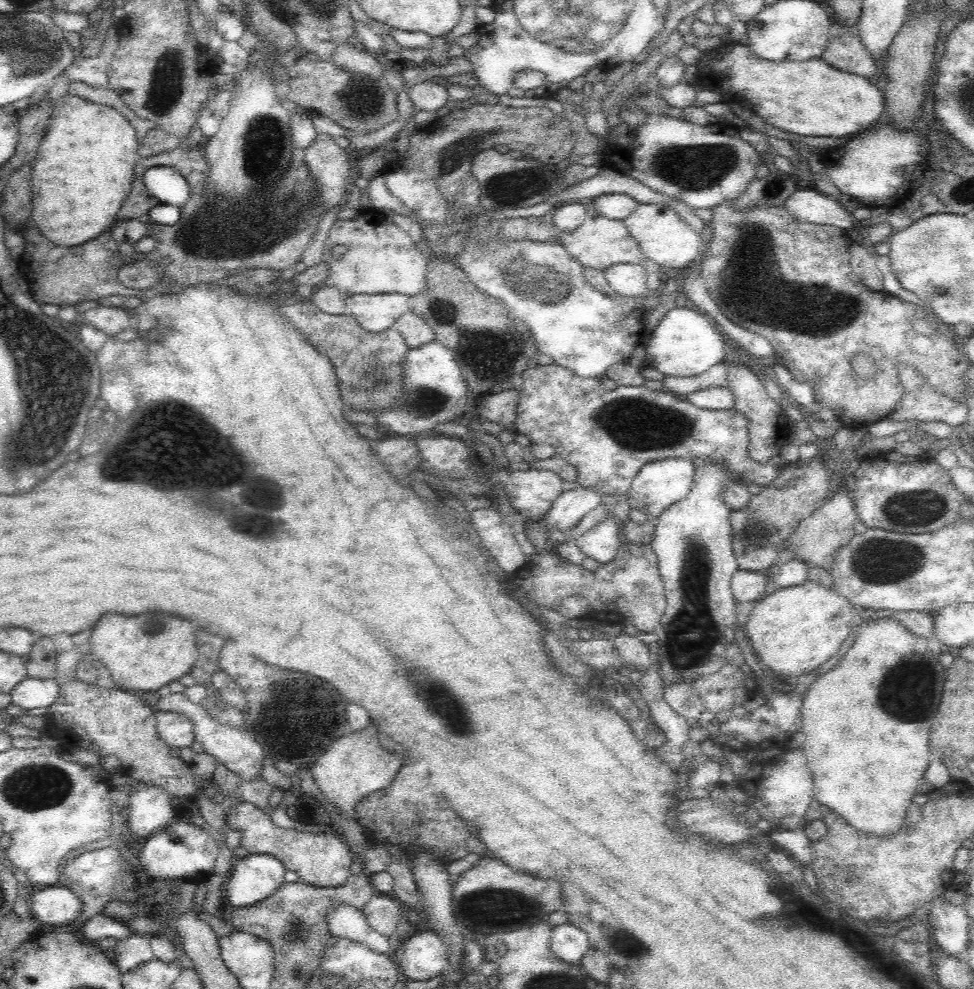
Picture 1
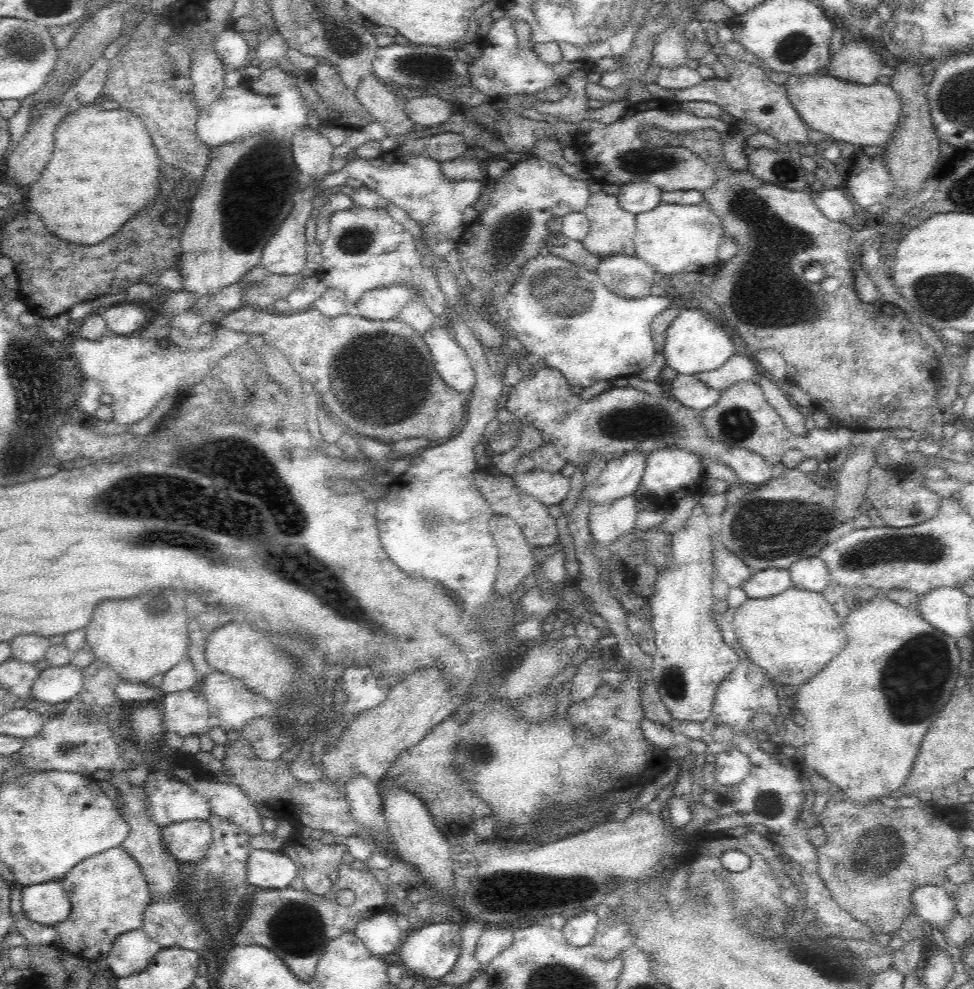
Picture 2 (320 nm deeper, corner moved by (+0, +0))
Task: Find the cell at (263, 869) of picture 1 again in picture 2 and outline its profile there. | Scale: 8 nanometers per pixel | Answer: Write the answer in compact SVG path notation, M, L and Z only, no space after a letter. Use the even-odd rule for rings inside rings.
M252 849L247 860L247 881L259 889L286 889L296 878L298 867L285 853L264 849Z

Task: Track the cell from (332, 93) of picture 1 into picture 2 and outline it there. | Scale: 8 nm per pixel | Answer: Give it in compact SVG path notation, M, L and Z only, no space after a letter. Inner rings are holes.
M329 63L318 64L310 72L309 77L318 96L330 109L338 110L350 126L362 129L373 122L370 113L366 112L355 92L346 88L337 66Z

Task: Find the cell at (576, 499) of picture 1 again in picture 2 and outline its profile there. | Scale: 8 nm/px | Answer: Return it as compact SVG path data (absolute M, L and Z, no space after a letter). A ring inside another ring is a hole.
M632 450L609 460L606 468L585 488L584 498L596 505L634 494L641 485L646 459L647 454Z

